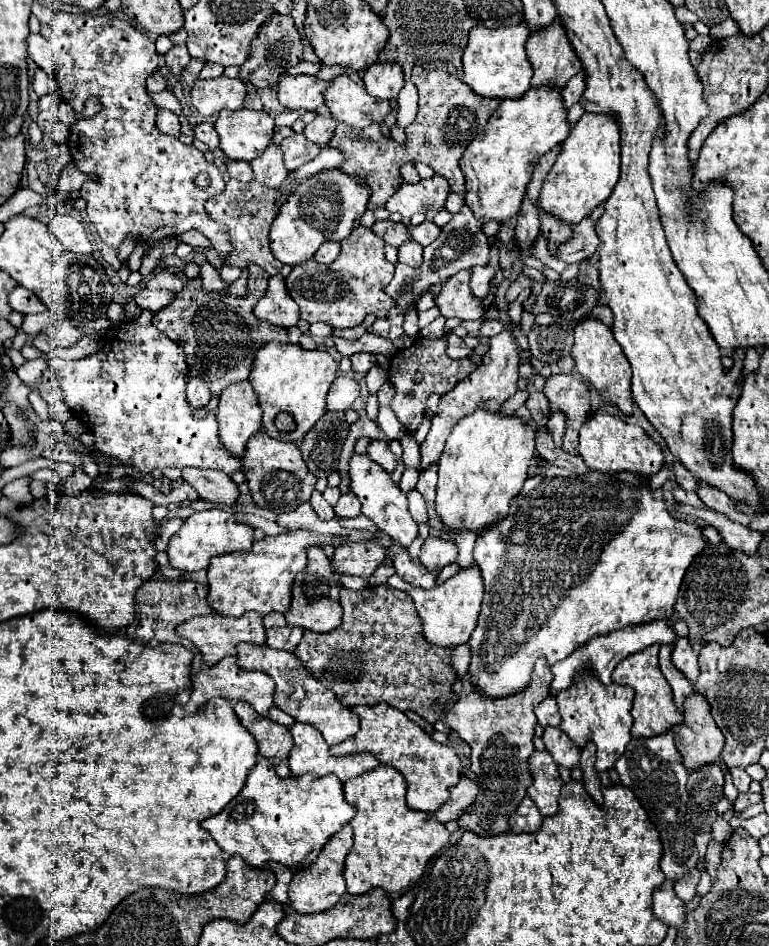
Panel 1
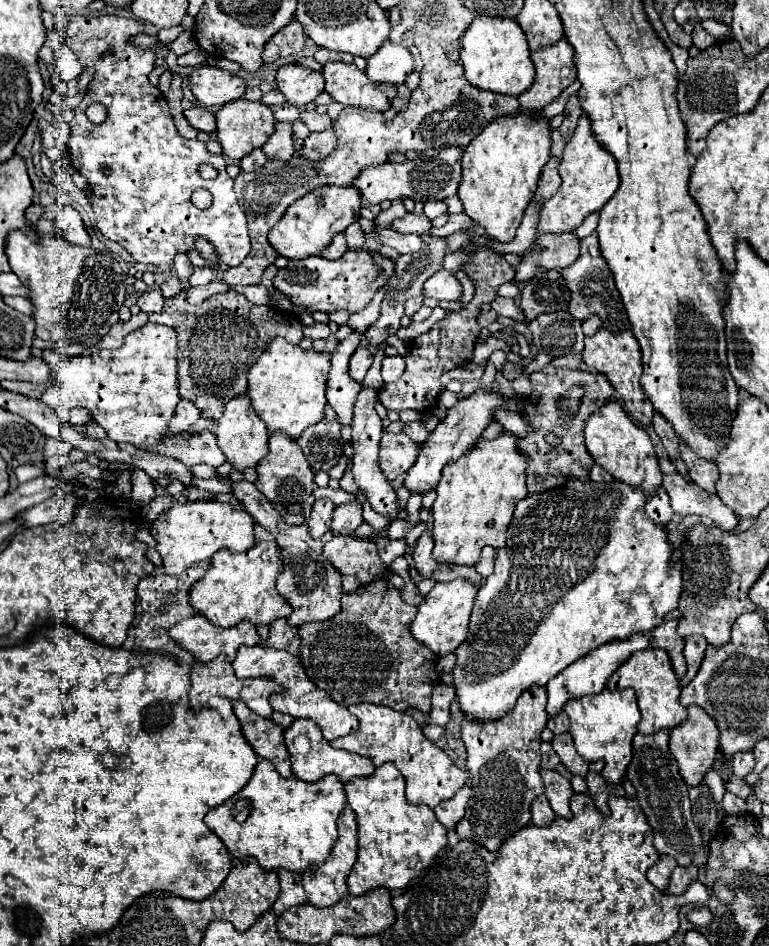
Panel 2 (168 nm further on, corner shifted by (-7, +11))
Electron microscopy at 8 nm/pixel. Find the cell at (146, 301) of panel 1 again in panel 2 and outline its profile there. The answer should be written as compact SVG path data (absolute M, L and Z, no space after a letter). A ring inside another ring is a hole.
M150 288L138 298L138 306L142 312L160 312L164 306L164 296L160 288Z

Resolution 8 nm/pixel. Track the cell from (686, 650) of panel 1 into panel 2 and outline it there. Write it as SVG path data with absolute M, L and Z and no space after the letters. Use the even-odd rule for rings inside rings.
M690 636L686 638L686 646L684 646L684 656L686 656L686 664L688 664L688 672L686 676L680 680L682 686L686 686L698 672L702 660L704 660L704 650L706 650L708 642L704 640L704 636Z

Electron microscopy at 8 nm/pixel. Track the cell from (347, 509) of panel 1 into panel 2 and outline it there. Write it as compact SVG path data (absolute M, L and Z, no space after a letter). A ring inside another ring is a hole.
M354 498L346 504L336 506L334 520L332 520L332 532L348 536L362 524L362 504Z

